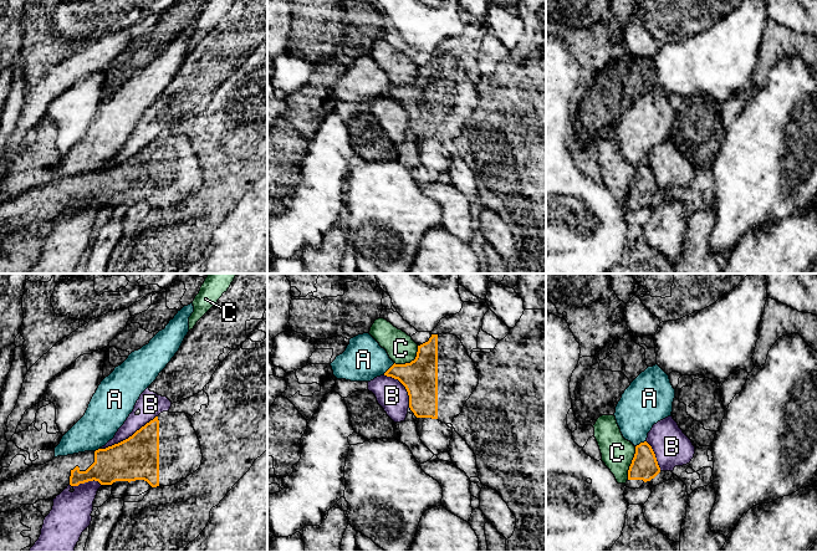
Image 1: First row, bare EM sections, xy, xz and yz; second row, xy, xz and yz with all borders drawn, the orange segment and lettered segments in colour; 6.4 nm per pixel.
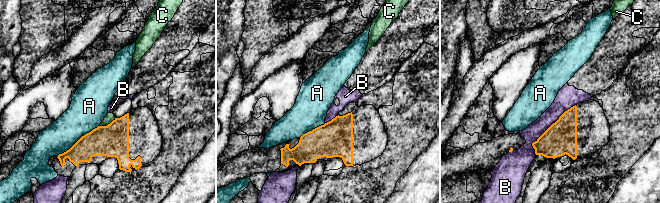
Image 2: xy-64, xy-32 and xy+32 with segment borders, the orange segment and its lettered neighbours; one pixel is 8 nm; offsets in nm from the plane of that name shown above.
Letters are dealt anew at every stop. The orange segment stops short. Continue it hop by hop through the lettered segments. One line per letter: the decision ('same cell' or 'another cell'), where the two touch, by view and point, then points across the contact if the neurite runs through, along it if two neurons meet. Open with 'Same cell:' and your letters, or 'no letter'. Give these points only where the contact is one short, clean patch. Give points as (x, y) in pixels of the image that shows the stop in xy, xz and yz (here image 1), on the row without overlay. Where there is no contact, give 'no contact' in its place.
Same cell: no letter
A: another cell; contact xz (388, 91); border xz (394, 85), (383, 96)
B: another cell; contact xy (129, 158)
C: another cell; contact xz (412, 82)

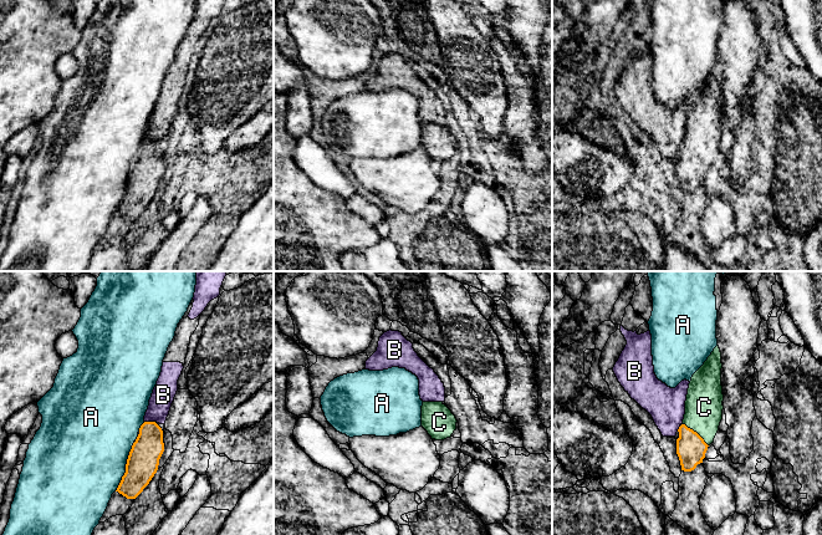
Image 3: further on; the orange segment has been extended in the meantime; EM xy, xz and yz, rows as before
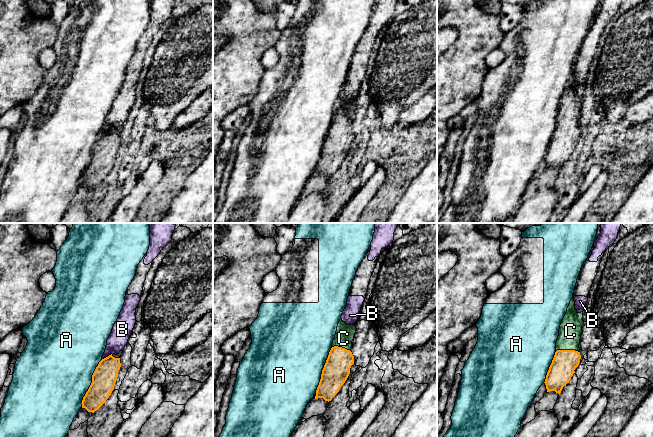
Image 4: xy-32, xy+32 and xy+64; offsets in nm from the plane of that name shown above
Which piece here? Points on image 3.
Same cell: C
A: another cell; contact xy (126, 188)
B: another cell; contact xy (149, 143)
C: same cell; contact yz (697, 154); way yz (690, 168), (697, 154), (704, 128)

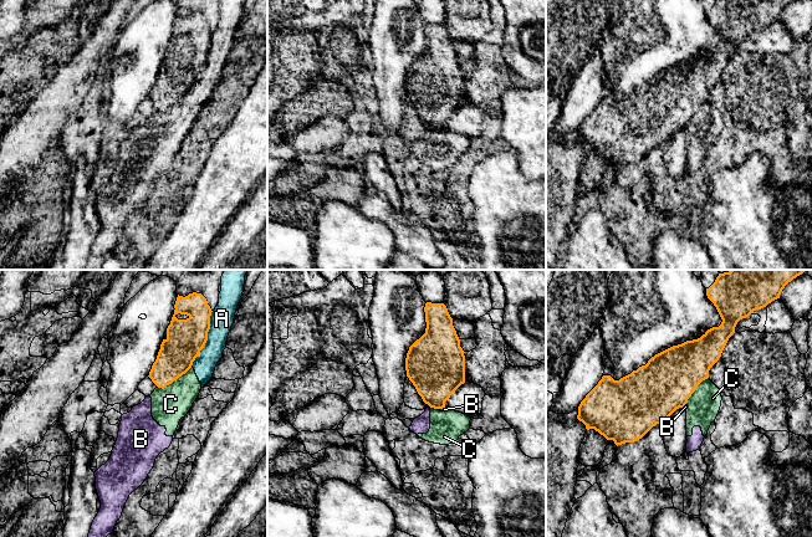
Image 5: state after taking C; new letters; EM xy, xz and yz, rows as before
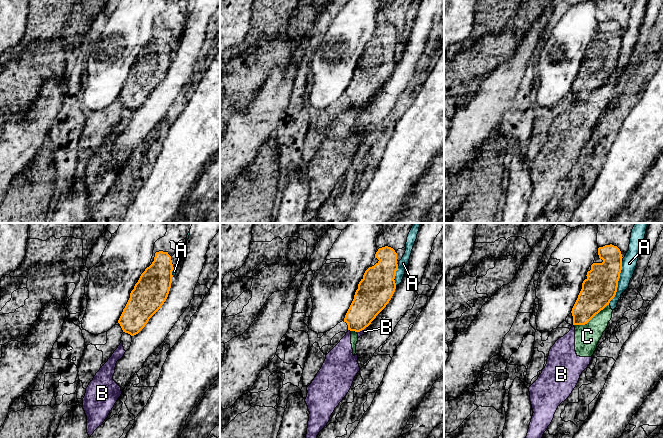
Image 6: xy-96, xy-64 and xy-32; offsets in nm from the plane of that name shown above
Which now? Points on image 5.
Same cell: no letter
A: another cell; contact xy (207, 60); border xy (213, 32), (208, 61), (190, 87)
B: another cell; contact xz (440, 129); border xz (444, 128), (438, 131)
C: another cell; contact xy (174, 101); border xy (192, 88), (163, 110), (157, 108)

